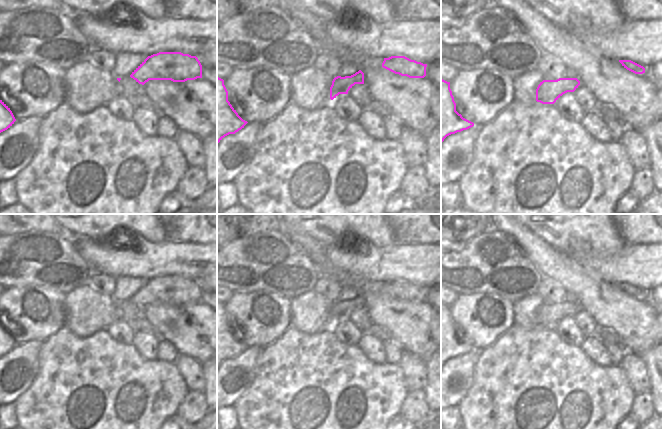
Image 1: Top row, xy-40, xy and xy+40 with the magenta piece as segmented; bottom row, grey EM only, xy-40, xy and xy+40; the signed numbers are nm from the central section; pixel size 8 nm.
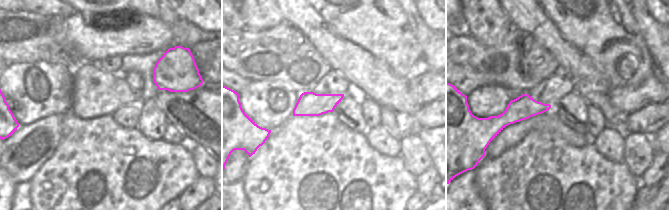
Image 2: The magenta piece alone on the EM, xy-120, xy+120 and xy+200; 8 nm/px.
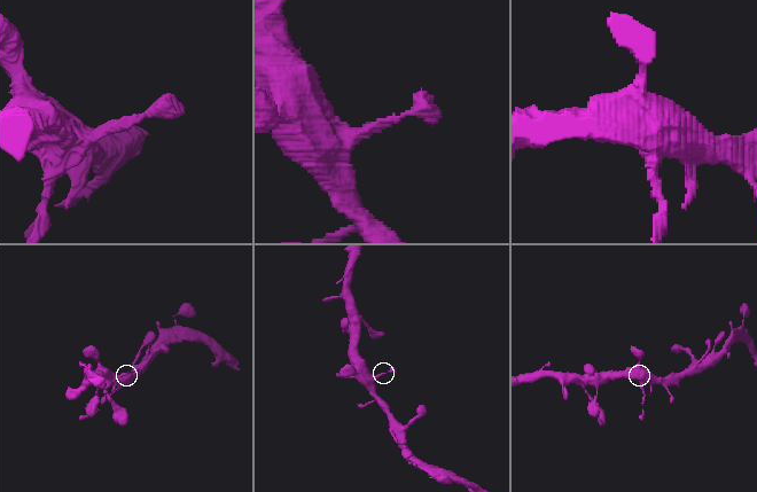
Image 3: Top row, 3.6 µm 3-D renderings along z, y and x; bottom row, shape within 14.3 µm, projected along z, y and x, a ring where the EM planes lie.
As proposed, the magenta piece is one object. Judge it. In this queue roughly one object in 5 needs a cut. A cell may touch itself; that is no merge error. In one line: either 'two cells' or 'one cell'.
one cell

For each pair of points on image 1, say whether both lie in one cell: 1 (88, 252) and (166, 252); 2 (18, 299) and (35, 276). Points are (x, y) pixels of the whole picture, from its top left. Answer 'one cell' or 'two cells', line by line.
1: one cell
2: two cells

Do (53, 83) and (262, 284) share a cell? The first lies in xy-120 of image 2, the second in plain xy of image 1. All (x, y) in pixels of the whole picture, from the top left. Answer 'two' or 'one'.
two

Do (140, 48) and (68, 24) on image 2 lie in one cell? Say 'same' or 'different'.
same

